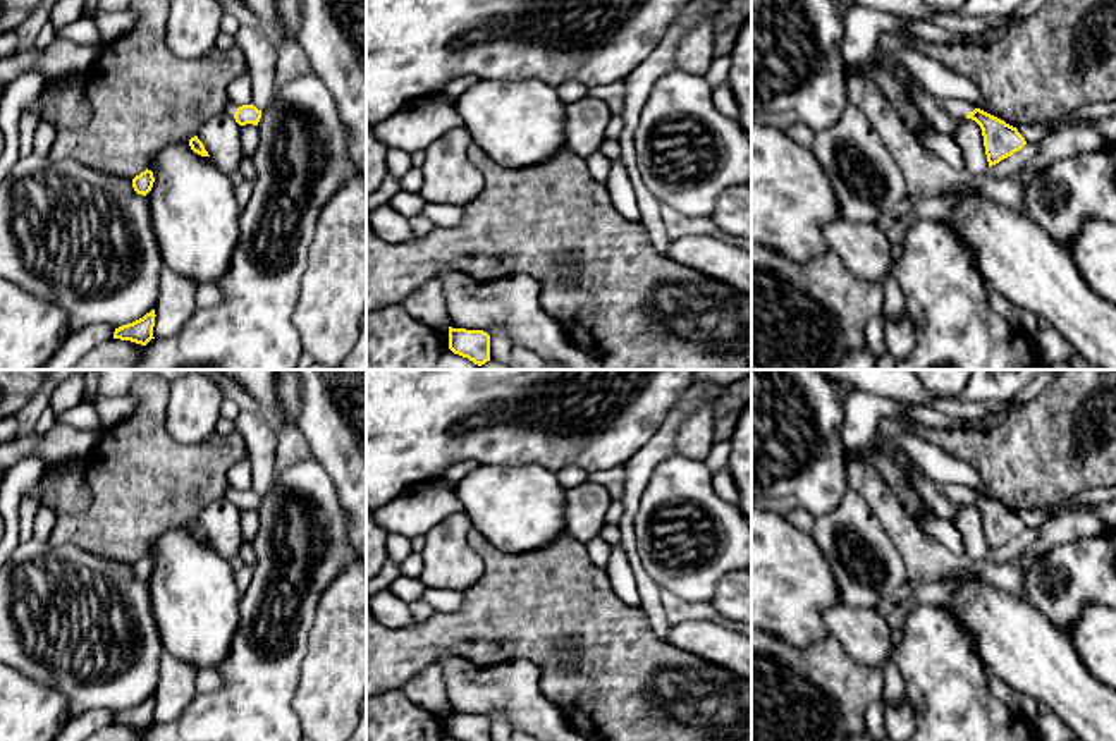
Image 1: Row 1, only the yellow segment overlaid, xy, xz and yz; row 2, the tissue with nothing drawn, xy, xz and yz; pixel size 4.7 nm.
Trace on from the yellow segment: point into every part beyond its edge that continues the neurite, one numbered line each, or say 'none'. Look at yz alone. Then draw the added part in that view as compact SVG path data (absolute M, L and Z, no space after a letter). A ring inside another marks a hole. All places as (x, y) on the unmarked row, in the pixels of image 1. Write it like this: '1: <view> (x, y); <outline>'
1: yz (960, 494); M949 483L941 487L941 492L953 502L956 504L966 504L966 500L970 497L973 497L975 493L972 490L968 490L965 485L958 485L958 483Z

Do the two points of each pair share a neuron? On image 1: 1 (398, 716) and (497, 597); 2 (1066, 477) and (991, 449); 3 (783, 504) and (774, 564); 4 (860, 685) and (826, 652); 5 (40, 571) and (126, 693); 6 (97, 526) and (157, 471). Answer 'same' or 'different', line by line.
1: different
2: same
3: different
4: same
5: same
6: same

